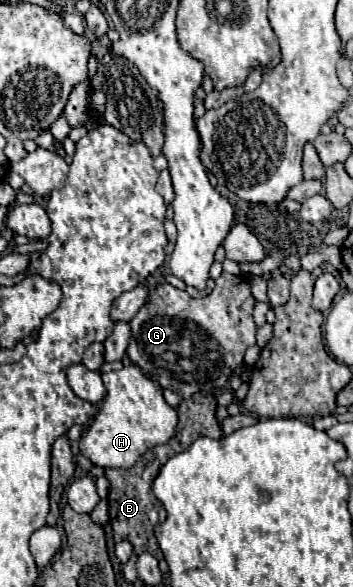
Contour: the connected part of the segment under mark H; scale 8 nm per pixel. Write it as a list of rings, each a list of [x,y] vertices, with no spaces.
[[[127,364],[113,372],[103,372],[101,378],[107,388],[107,396],[103,398],[87,434],[81,438],[79,448],[83,456],[101,468],[127,470],[149,448],[167,444],[173,438],[177,428],[177,410],[165,402],[161,386],[153,378],[147,378],[147,374],[143,374],[143,370],[135,364]]]

